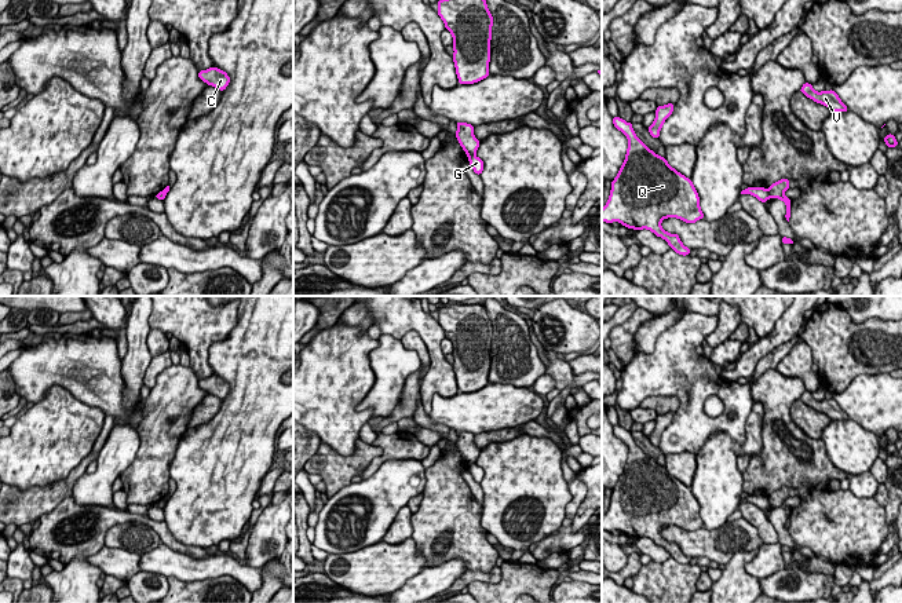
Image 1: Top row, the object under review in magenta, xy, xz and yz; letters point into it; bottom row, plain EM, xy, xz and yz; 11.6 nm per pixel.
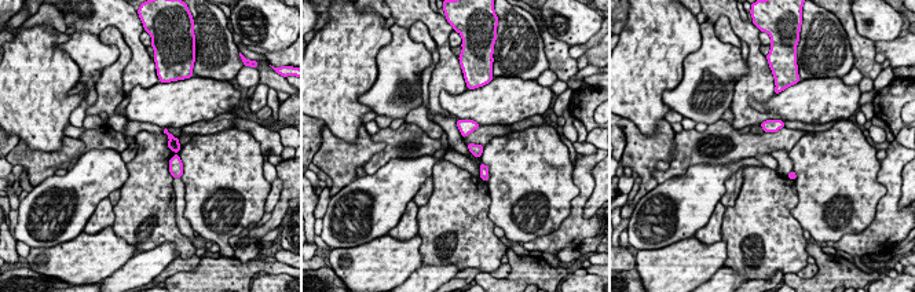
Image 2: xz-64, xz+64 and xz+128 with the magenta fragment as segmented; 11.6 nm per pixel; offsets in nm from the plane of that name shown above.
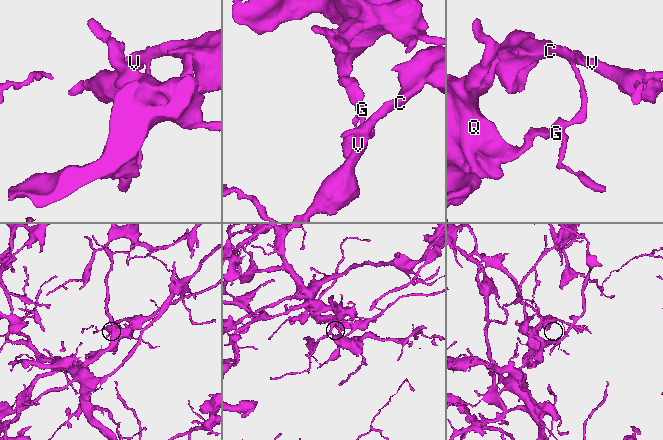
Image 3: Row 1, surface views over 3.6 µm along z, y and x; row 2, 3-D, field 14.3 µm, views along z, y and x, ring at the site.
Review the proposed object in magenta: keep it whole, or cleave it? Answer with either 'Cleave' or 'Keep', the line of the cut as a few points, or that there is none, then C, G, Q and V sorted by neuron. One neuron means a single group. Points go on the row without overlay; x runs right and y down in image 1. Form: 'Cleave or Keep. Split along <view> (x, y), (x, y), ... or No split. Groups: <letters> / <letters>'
Cleave. Split along xz (474, 461), (468, 467). Groups: C G V / Q

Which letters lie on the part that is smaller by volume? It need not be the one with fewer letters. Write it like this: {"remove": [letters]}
{"remove": ["C", "G", "V"]}

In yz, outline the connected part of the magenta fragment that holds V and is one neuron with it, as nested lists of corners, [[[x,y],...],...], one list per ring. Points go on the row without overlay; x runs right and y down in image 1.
[[[804,391],[800,401],[817,412],[825,413],[832,420],[848,420],[848,416],[840,409],[839,403],[833,398],[817,401],[811,392]]]

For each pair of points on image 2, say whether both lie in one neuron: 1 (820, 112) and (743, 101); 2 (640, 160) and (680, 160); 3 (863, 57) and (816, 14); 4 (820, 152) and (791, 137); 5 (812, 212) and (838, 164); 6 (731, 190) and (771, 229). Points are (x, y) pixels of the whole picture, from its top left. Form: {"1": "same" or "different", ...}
{"1": "different", "2": "different", "3": "different", "4": "different", "5": "same", "6": "different"}

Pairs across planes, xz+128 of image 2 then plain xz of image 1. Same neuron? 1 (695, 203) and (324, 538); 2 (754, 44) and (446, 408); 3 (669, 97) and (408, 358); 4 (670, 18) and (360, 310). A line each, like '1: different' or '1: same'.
1: same
2: different
3: same
4: different

